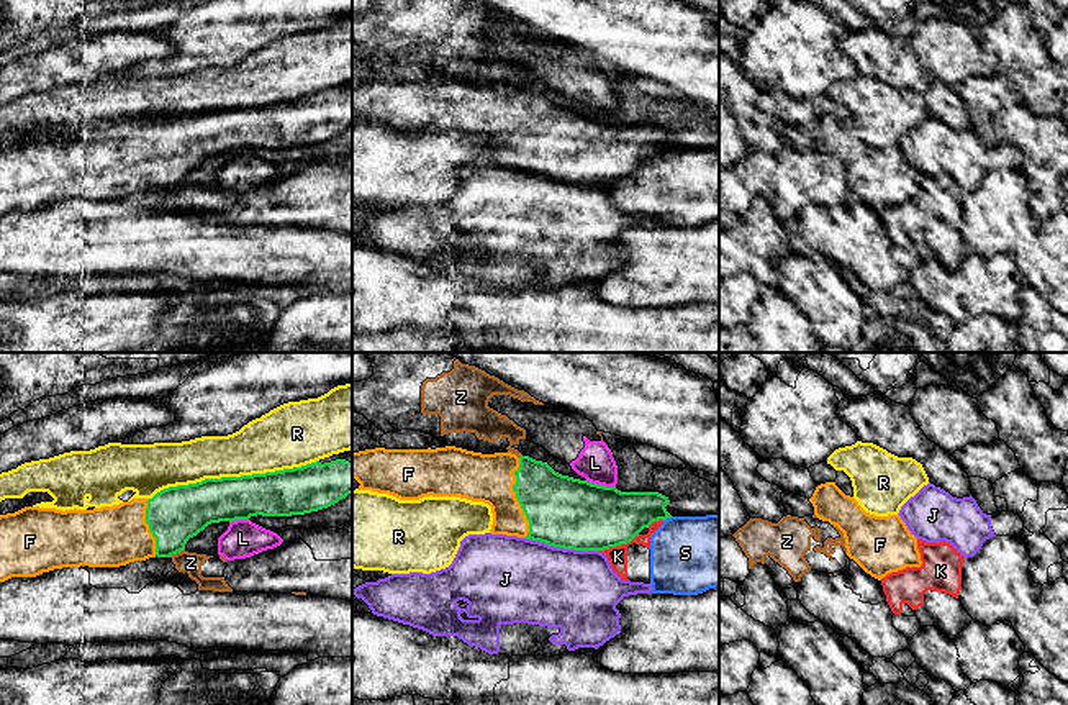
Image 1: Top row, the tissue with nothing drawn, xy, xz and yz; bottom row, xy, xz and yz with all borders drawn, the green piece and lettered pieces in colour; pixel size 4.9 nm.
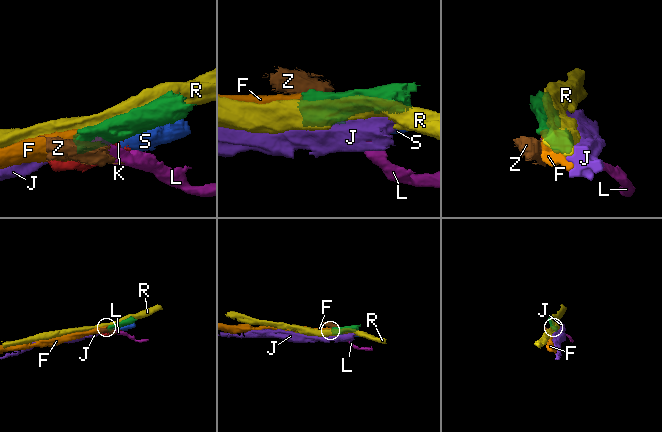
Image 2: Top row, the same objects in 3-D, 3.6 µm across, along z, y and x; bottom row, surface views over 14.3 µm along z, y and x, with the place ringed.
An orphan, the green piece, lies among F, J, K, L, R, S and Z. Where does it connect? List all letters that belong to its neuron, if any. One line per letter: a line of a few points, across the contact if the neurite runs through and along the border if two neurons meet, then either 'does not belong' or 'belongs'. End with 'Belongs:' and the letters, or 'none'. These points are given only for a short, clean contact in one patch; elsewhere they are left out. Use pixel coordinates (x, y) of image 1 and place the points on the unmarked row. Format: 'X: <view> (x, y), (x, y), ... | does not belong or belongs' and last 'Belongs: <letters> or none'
F: belongs
J: does not belong
K: does not belong
L: xz (587, 112), (615, 120) | does not belong
R: does not belong
S: does not belong
Z: xy (184, 181), (169, 189) | does not belong
Belongs: F

